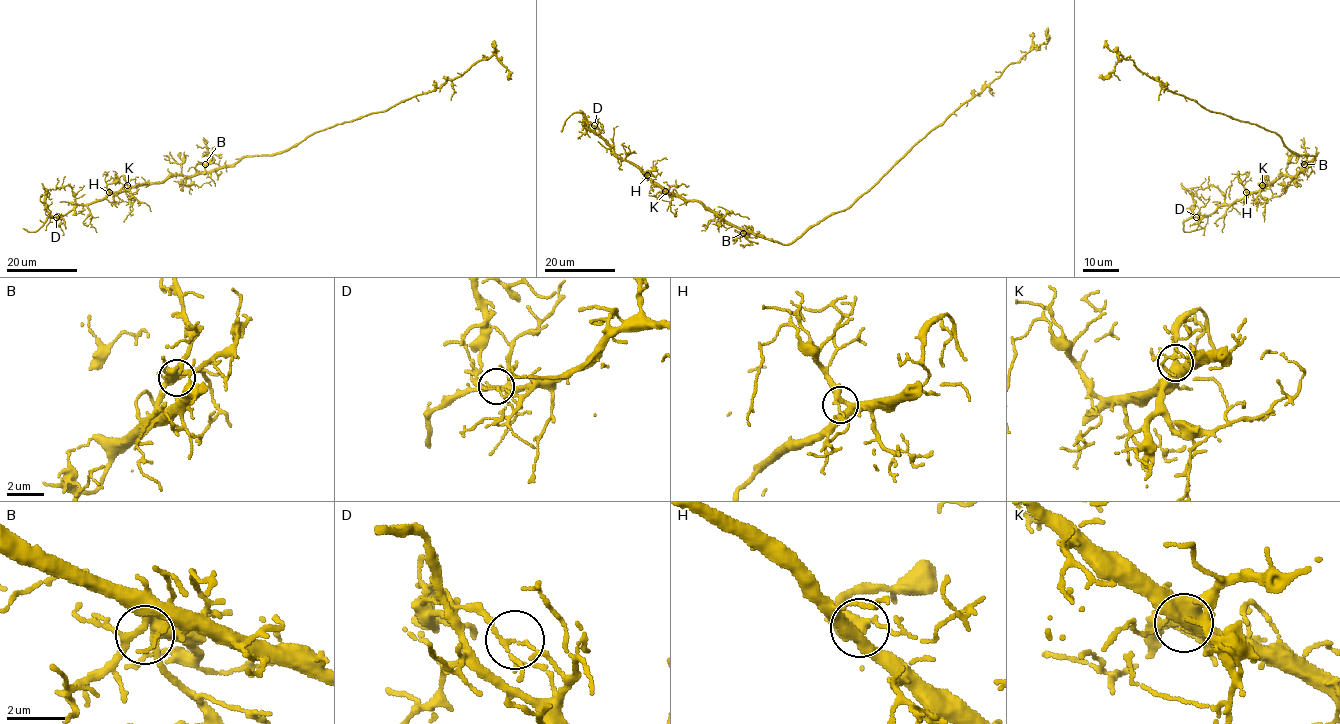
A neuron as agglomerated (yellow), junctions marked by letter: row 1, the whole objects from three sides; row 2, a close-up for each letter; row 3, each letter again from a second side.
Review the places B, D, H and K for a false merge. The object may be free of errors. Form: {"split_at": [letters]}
{"split_at": ["D"]}

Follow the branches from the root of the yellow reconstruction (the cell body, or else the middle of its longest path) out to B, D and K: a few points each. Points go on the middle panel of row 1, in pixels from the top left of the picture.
B: (816, 224), (787, 244), (744, 229), (743, 233)
D: (816, 224), (787, 244), (741, 230), (698, 202), (685, 201), (656, 186), (637, 167), (620, 159), (594, 126)
K: (816, 224), (791, 243), (780, 244), (731, 226), (698, 202), (685, 201), (665, 191)

